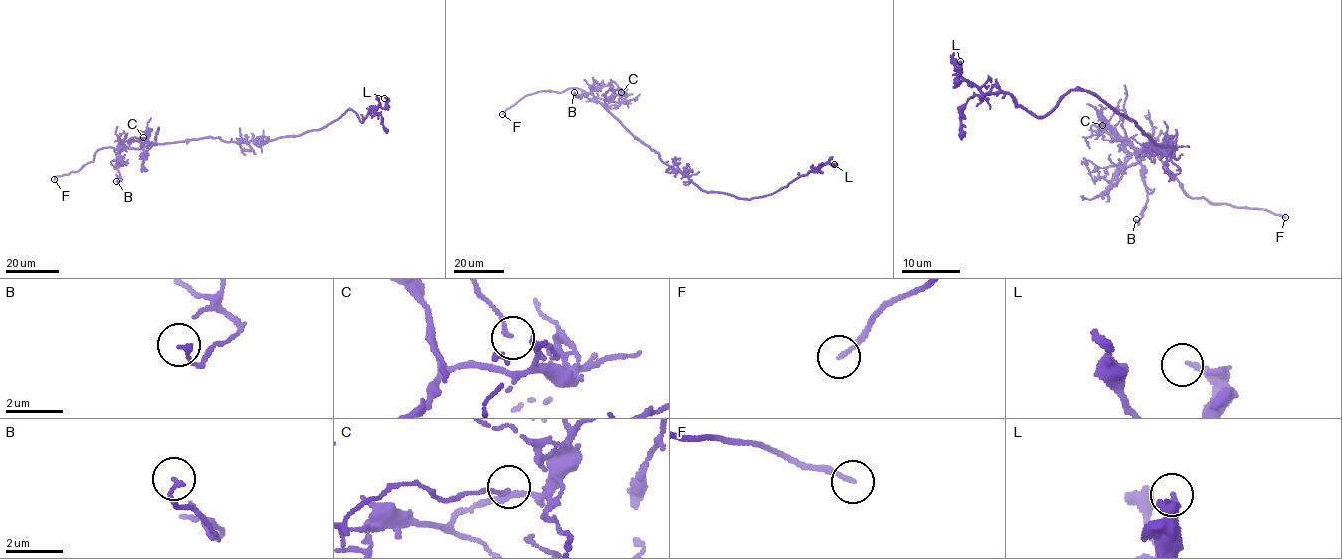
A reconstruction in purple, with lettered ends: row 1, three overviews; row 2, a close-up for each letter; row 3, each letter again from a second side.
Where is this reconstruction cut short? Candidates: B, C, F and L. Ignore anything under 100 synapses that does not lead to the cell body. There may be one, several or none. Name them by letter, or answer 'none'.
F

